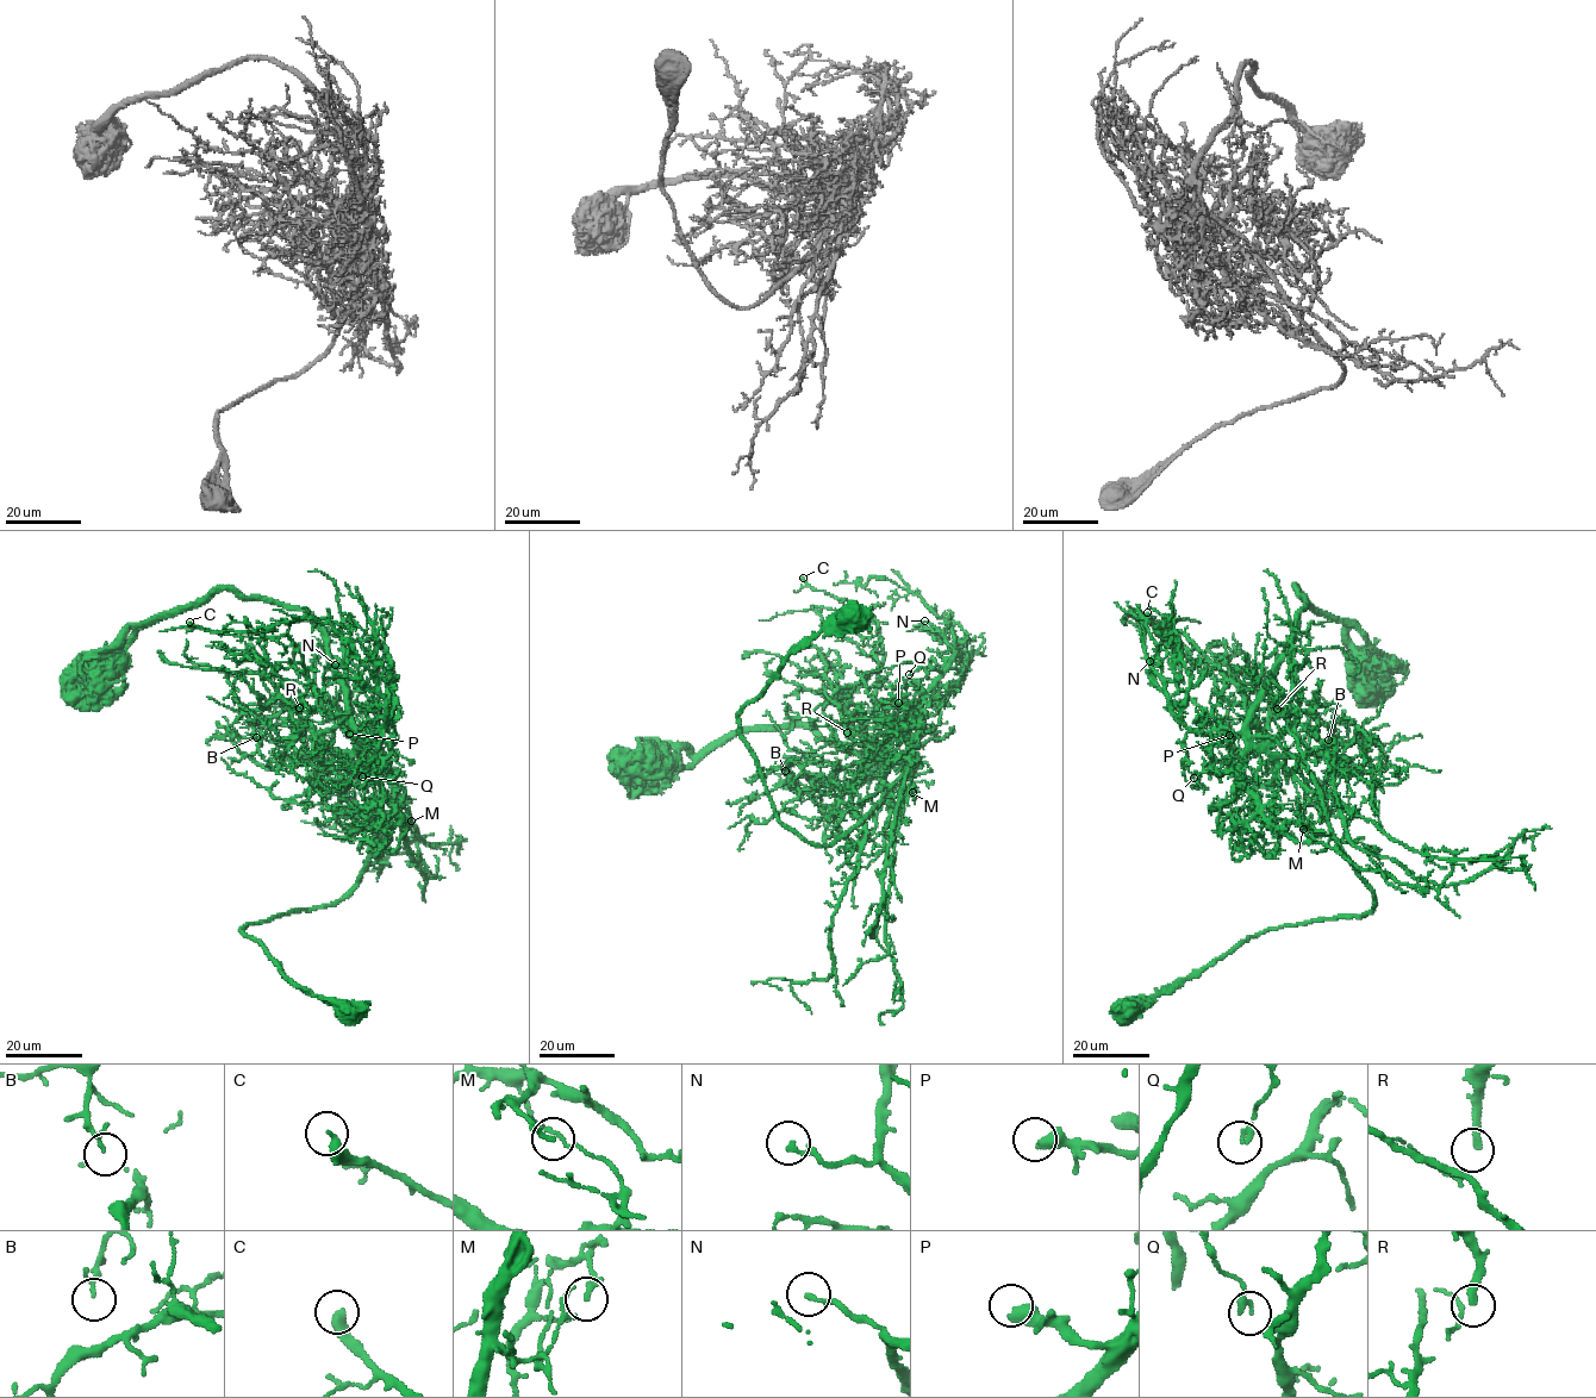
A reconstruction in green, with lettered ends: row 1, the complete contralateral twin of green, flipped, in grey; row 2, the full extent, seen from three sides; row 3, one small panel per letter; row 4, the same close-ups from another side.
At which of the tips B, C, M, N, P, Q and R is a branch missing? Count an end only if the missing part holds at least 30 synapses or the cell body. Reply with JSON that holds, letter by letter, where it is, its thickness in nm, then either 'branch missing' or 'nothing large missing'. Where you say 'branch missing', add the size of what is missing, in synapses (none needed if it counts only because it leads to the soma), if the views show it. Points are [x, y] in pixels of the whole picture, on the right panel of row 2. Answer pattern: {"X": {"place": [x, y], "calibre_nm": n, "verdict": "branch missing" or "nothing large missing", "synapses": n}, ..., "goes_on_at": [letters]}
{"B": {"place": [1328, 740], "calibre_nm": 160, "verdict": "nothing large missing"}, "C": {"place": [1147, 612], "calibre_nm": 320, "verdict": "nothing large missing"}, "M": {"place": [1303, 829], "calibre_nm": 190, "verdict": "nothing large missing"}, "N": {"place": [1149, 661], "calibre_nm": 180, "verdict": "nothing large missing"}, "P": {"place": [1229, 735], "calibre_nm": 480, "verdict": "branch missing", "synapses": 45}, "Q": {"place": [1194, 778], "calibre_nm": 140, "verdict": "nothing large missing"}, "R": {"place": [1277, 709], "calibre_nm": 180, "verdict": "branch missing", "synapses": 60}, "goes_on_at": ["P", "R"]}

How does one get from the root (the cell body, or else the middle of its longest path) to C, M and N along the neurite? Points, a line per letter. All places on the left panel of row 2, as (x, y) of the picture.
C: (349, 1015), (292, 985), (241, 929), (355, 885), (376, 821), (362, 734), (324, 709), (287, 636), (189, 622)
M: (349, 1015), (292, 985), (241, 929), (326, 907), (355, 885), (376, 821), (359, 732), (387, 802), (411, 821)
N: (349, 1015), (292, 985), (241, 929), (329, 906), (374, 841), (356, 732), (378, 732), (385, 700), (335, 665)

